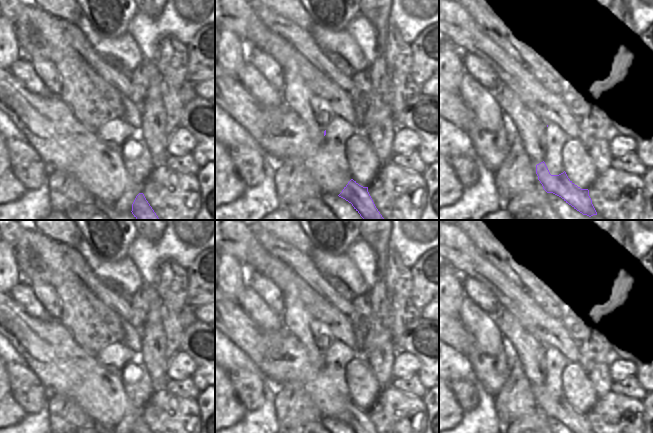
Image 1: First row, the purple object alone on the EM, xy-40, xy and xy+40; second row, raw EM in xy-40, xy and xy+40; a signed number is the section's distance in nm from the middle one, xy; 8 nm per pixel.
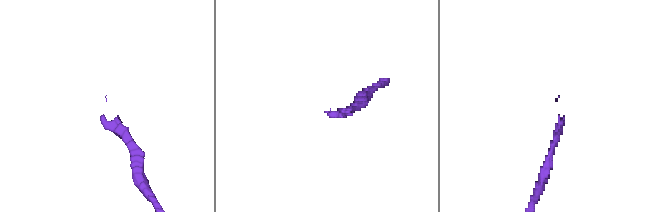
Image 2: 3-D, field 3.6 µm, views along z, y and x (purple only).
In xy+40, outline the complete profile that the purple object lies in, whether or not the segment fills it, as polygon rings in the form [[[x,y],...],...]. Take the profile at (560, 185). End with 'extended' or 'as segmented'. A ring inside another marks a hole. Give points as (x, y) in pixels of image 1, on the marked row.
[[[545,162],[536,165],[538,180],[547,193],[553,193],[561,197],[574,209],[589,217],[597,215],[592,204],[588,189],[581,189],[567,176],[566,172],[559,175],[551,175]]]; as segmented

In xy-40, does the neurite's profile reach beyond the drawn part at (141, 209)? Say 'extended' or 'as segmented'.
as segmented

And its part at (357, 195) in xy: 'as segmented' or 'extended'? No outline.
as segmented

